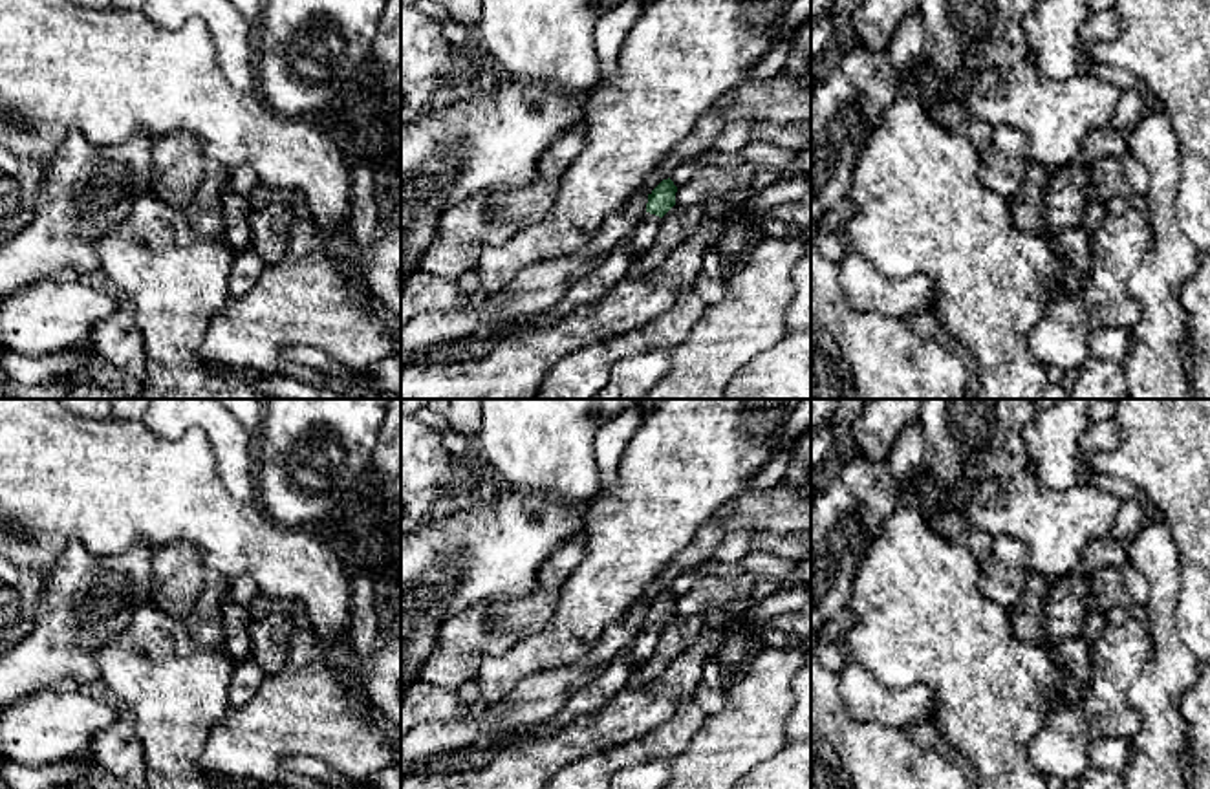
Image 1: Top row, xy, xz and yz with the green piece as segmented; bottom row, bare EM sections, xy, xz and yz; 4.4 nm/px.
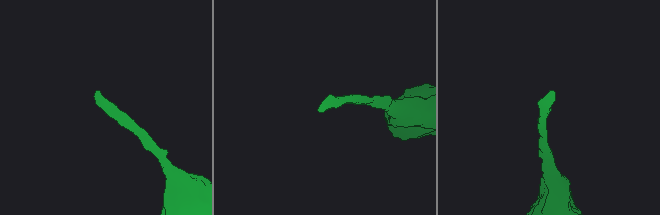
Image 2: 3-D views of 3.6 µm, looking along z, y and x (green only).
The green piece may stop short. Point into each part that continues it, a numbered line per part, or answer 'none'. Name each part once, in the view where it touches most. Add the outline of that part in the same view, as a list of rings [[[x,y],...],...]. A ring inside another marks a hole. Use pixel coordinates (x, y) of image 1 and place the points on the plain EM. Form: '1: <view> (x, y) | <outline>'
1: xz (643, 645) | [[[644,622],[637,630],[635,637],[626,646],[637,666],[643,666],[646,659],[655,652],[661,632],[663,630],[659,626],[650,624],[650,622]]]

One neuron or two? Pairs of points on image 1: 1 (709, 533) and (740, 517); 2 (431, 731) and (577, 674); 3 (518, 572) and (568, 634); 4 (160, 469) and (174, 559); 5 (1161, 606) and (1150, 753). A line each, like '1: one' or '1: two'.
1: one
2: one
3: two
4: two
5: one

